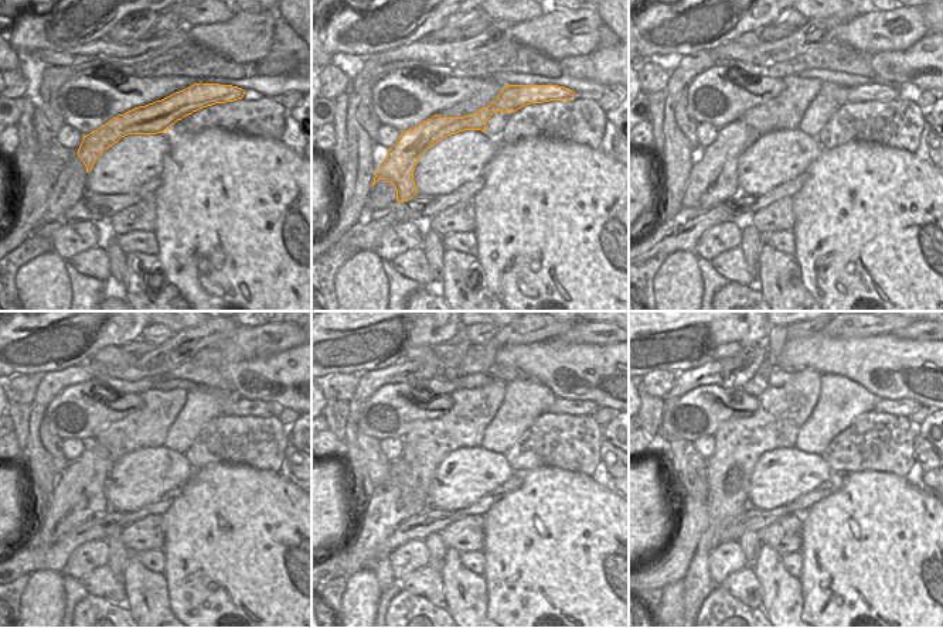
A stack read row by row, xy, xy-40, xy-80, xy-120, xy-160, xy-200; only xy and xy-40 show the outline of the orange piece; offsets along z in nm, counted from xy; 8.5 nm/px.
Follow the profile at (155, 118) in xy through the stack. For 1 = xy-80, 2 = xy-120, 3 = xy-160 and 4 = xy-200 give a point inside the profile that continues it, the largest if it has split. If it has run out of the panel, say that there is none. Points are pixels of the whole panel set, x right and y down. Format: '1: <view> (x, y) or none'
1: xy-80 (714, 180)
2: xy-120 (81, 494)
3: xy-160 (381, 516)
4: xy-200 (693, 521)

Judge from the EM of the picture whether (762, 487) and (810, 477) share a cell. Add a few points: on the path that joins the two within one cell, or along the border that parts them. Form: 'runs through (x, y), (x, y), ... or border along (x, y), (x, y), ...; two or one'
runs through (773, 484), (778, 480), (799, 480); one

